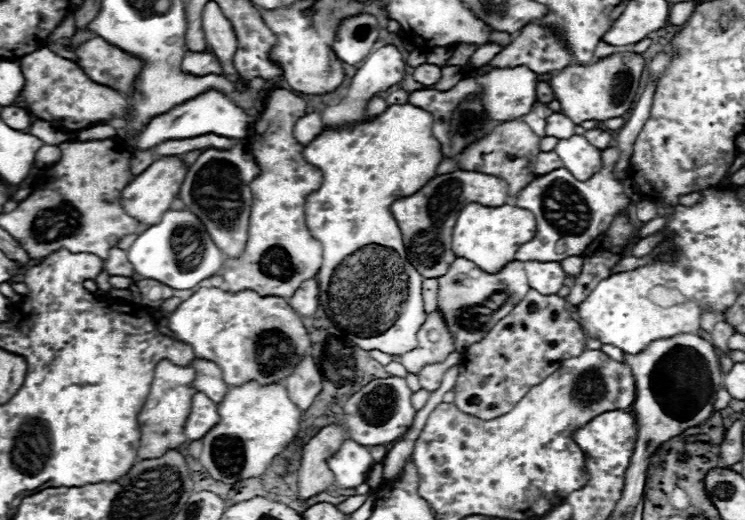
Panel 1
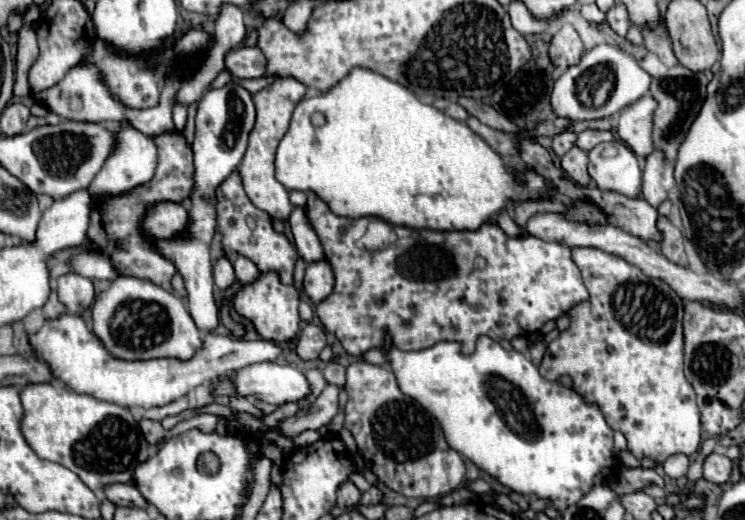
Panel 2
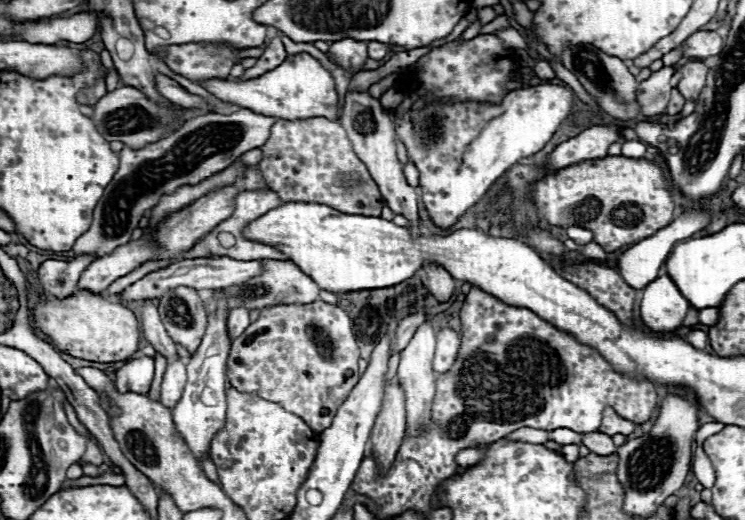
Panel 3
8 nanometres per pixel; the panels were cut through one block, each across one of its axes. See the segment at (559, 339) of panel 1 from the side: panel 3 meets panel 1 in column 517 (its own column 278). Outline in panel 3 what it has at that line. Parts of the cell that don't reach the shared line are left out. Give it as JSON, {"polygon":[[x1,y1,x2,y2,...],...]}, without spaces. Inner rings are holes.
{"polygon":[[316,300,312,304,288,304,288,306,270,306,270,308,264,308,260,312,260,318,256,322,252,322,242,336,234,338,232,340,232,348,230,348,230,354,226,358,226,378,230,382,232,388,236,388,238,392,248,392,248,394,258,394,260,398,266,398,270,402,278,402,286,412,292,412,292,414,298,414,314,432,324,432,330,424,332,424,332,418,338,410,338,406,346,400,348,392,354,388,354,384,358,382,360,374,358,374,358,360,360,360,360,350,358,350,358,344,356,344,356,338,354,338,354,330,352,330,352,320,350,316,338,308,338,306,332,306,332,304,326,304,322,300]]}

